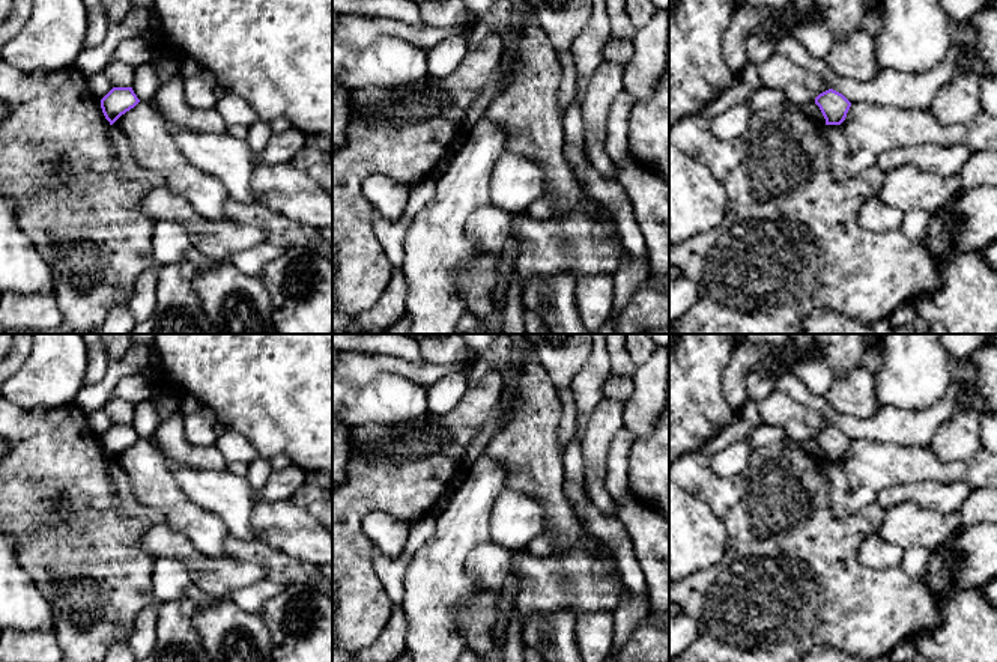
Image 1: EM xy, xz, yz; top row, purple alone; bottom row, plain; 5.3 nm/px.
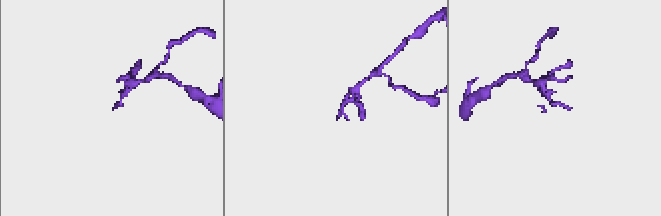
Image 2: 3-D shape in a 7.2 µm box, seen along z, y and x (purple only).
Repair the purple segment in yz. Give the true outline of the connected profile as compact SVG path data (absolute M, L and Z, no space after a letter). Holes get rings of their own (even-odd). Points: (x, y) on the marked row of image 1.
M829 89L815 98L815 104L820 107L826 125L841 125L851 107L851 102L839 92Z

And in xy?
M113 87L102 99L101 108L105 119L113 125L122 114L134 108L140 99L132 87Z

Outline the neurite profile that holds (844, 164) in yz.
M826 125L826 140L830 153L832 176L836 181L847 181L856 175L875 167L877 156L871 150L851 153L848 141L839 125Z

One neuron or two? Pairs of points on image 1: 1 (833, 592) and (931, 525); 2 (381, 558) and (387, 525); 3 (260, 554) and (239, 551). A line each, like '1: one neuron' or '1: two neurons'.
1: two neurons
2: two neurons
3: one neuron

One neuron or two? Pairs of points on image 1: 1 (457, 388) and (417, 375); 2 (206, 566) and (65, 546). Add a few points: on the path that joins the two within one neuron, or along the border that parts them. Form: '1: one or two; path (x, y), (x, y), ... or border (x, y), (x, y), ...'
1: two; border (459, 372), (444, 375), (426, 385)
2: two; border (152, 524), (143, 534), (142, 545), (157, 558)

